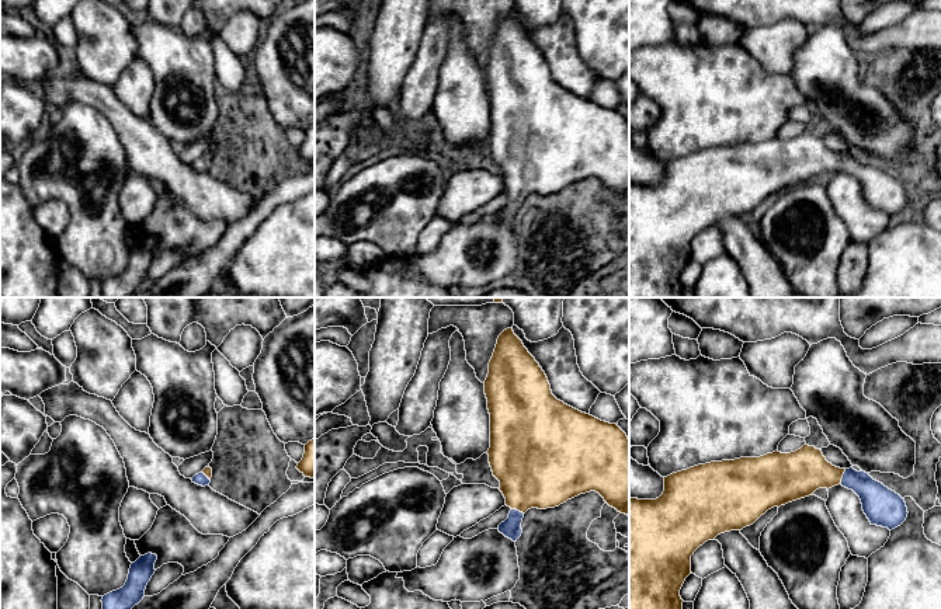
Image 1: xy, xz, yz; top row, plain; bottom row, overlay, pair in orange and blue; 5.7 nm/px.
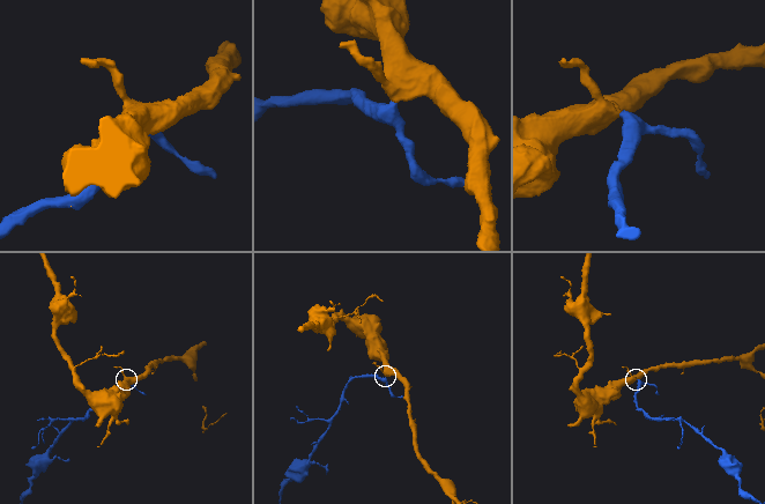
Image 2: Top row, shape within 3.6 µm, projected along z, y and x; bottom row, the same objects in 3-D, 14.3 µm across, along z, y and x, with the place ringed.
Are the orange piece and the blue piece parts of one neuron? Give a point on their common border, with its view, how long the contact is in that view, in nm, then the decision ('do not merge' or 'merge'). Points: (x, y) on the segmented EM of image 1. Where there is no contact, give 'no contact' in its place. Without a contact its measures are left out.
contact yz (841, 476); length 90 nm; merge

